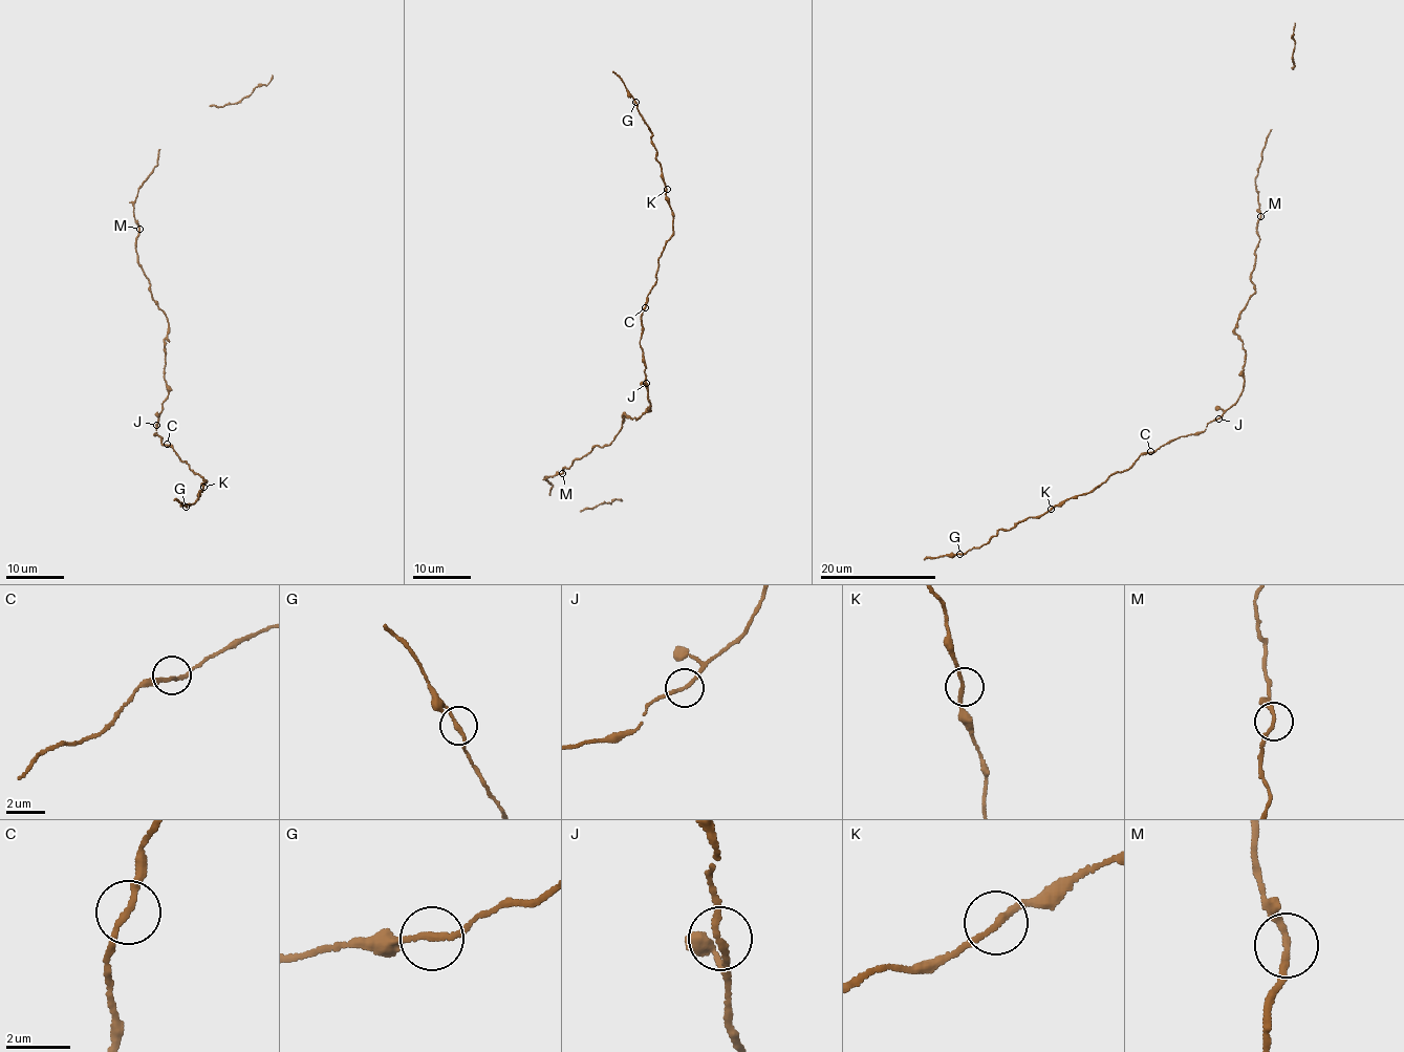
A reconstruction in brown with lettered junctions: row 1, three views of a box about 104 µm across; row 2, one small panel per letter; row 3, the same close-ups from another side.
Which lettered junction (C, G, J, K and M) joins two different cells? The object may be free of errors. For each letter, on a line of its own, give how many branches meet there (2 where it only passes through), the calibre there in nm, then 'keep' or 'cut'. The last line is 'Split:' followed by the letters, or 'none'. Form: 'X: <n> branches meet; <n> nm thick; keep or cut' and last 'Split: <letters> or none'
C: 2 branches meet; 190 nm thick; keep
G: 2 branches meet; 190 nm thick; keep
J: 2 branches meet; 190 nm thick; keep
K: 2 branches meet; 190 nm thick; keep
M: 2 branches meet; 190 nm thick; keep
Split: none

